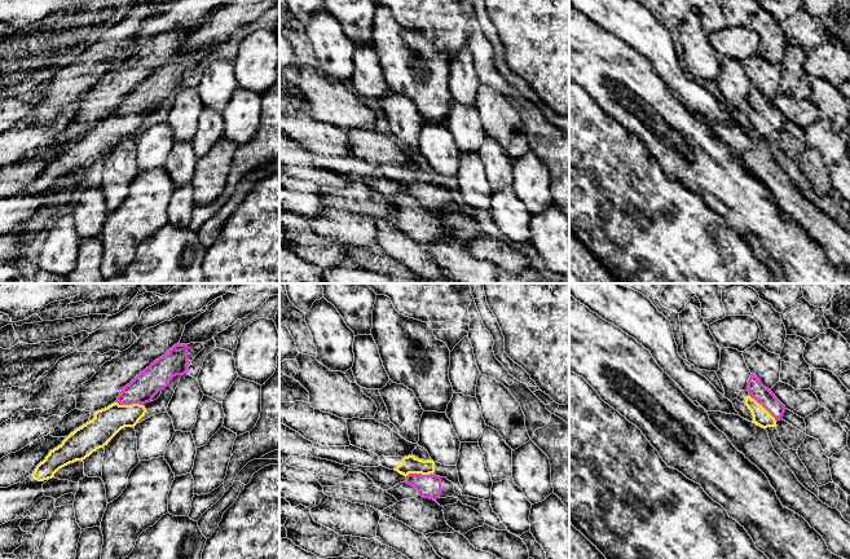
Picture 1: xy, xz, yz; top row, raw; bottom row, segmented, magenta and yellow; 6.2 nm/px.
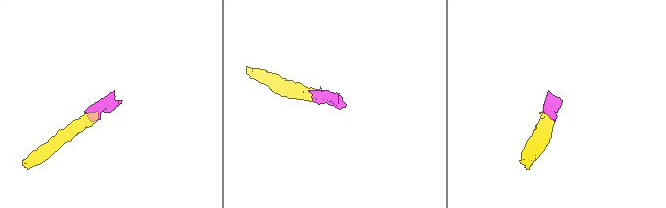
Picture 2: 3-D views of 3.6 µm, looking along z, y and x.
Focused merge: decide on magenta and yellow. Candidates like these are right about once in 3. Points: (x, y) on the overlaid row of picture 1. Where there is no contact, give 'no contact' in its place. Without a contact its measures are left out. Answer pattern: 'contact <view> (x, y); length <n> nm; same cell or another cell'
contact xy (130, 404); length 160 nm; same cell

